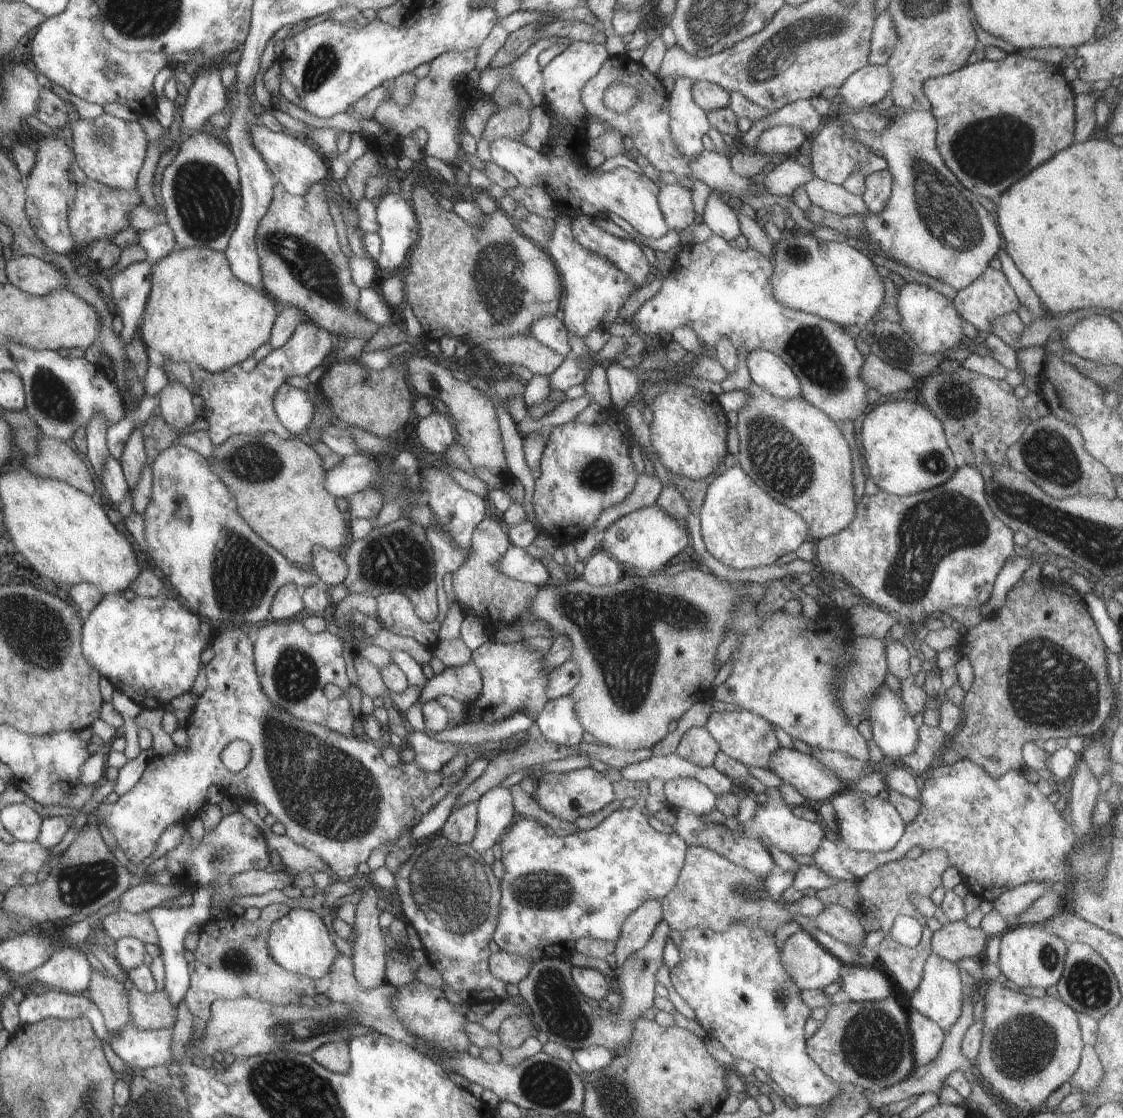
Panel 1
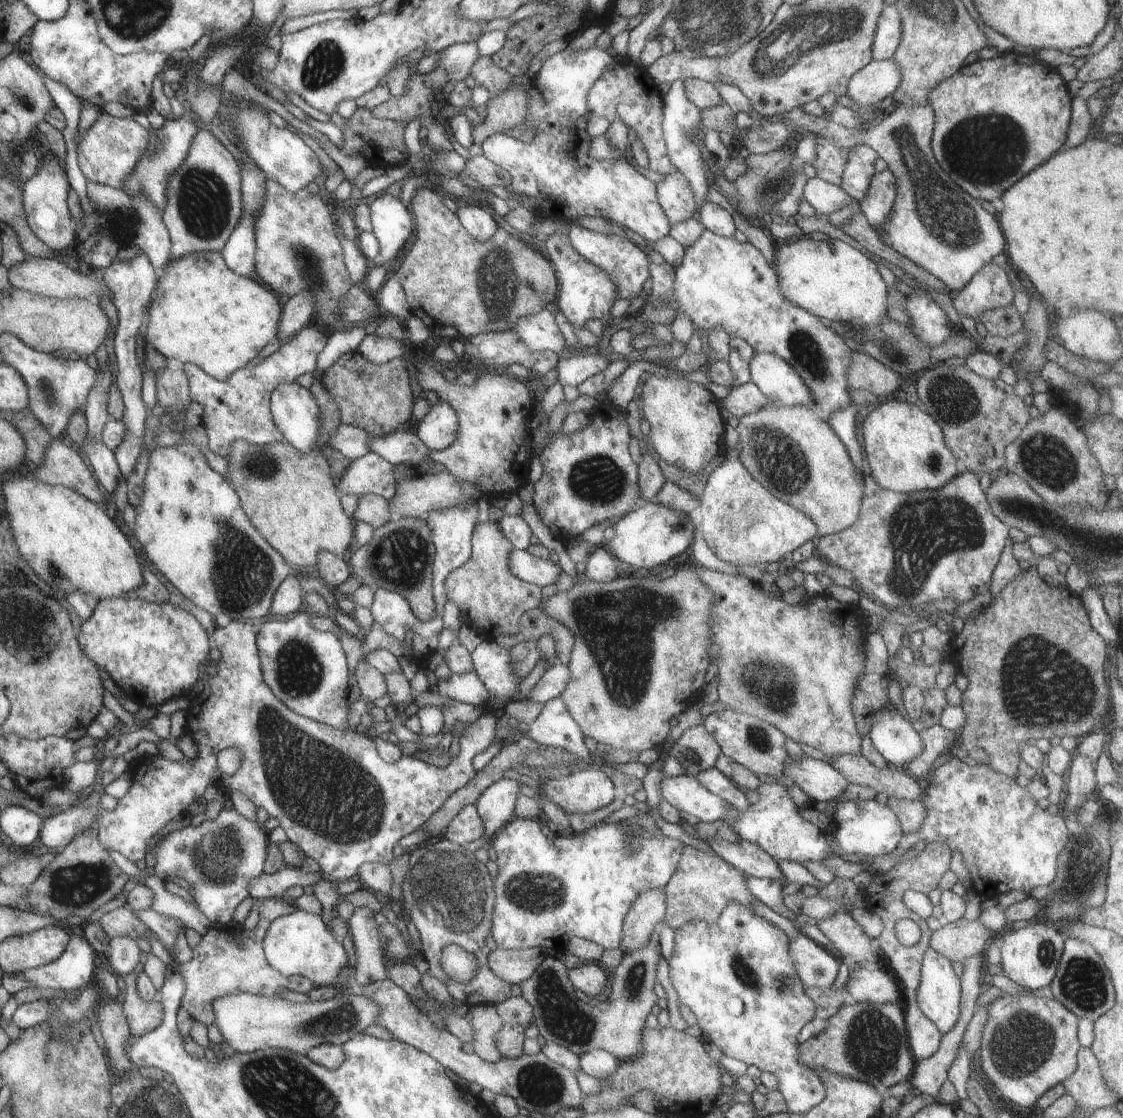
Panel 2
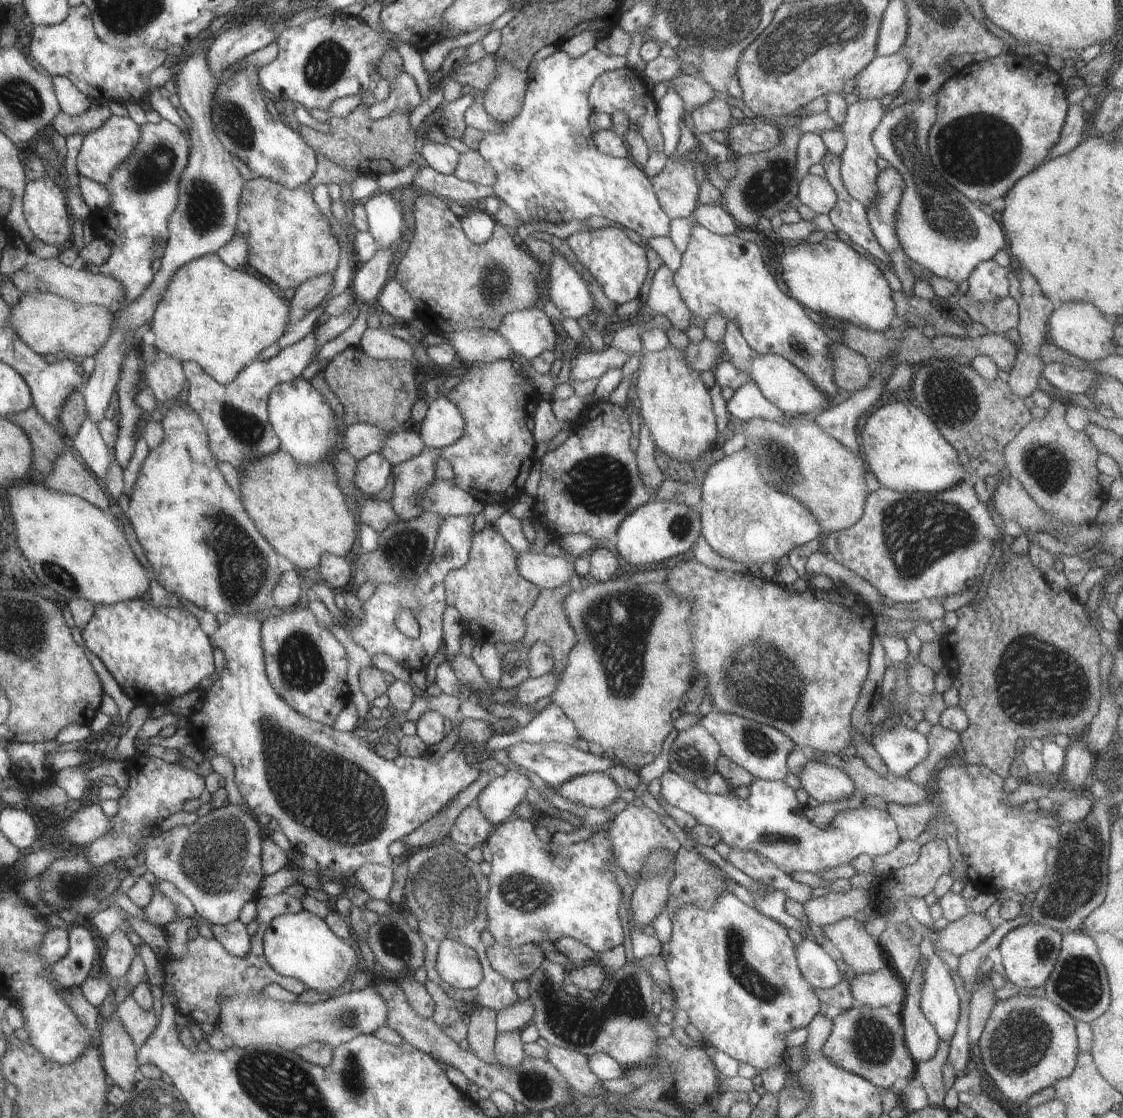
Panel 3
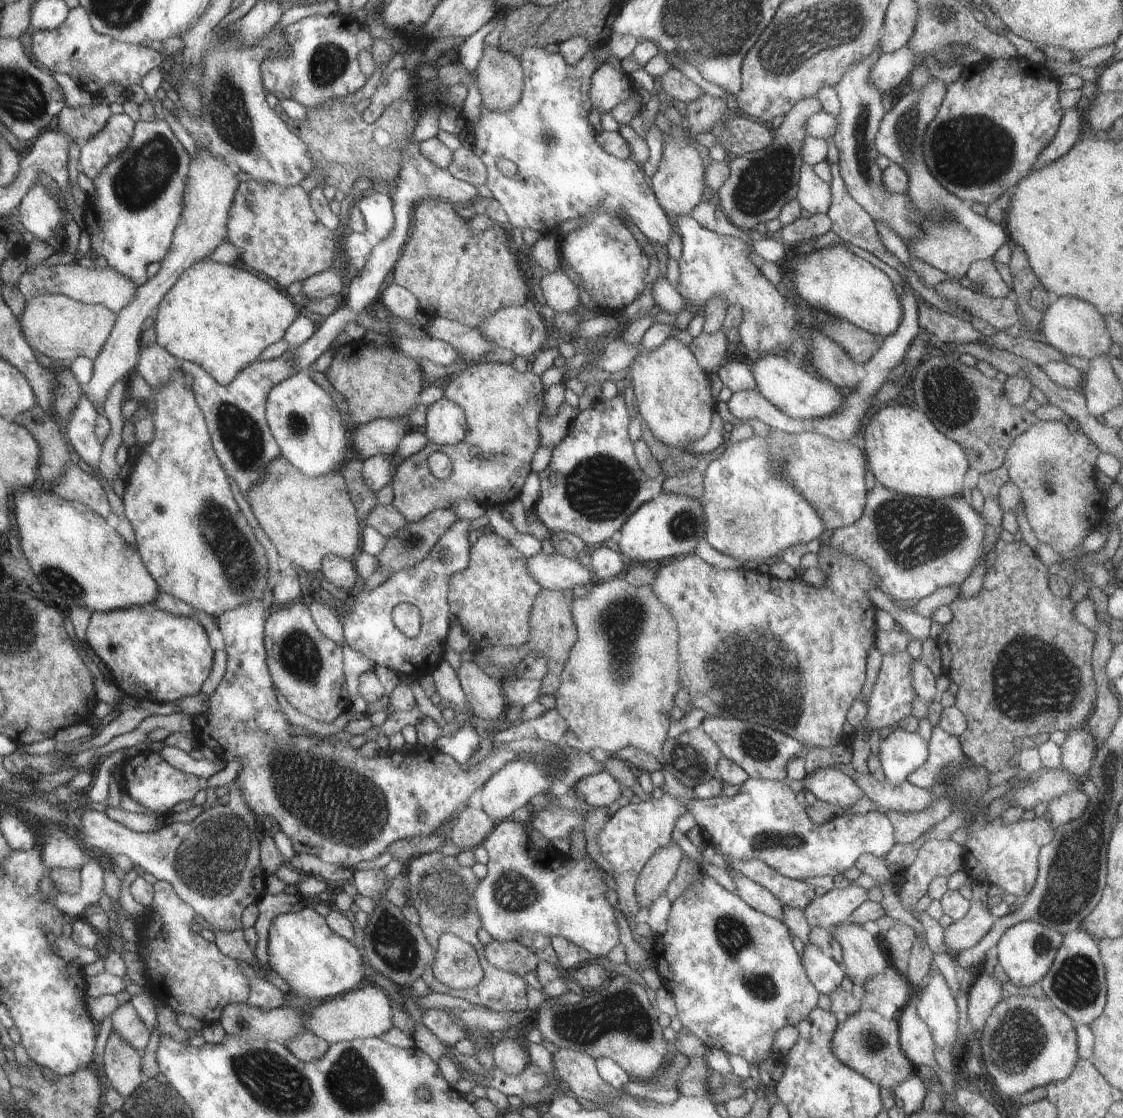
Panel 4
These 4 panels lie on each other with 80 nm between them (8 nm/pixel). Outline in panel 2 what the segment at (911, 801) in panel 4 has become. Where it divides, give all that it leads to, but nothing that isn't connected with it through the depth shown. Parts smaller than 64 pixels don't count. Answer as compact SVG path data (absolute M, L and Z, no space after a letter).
M862 755L831 756L830 765L840 772L849 784L874 788L879 797L894 796L917 801L923 794L924 783L912 778L903 768L888 766L879 769Z

